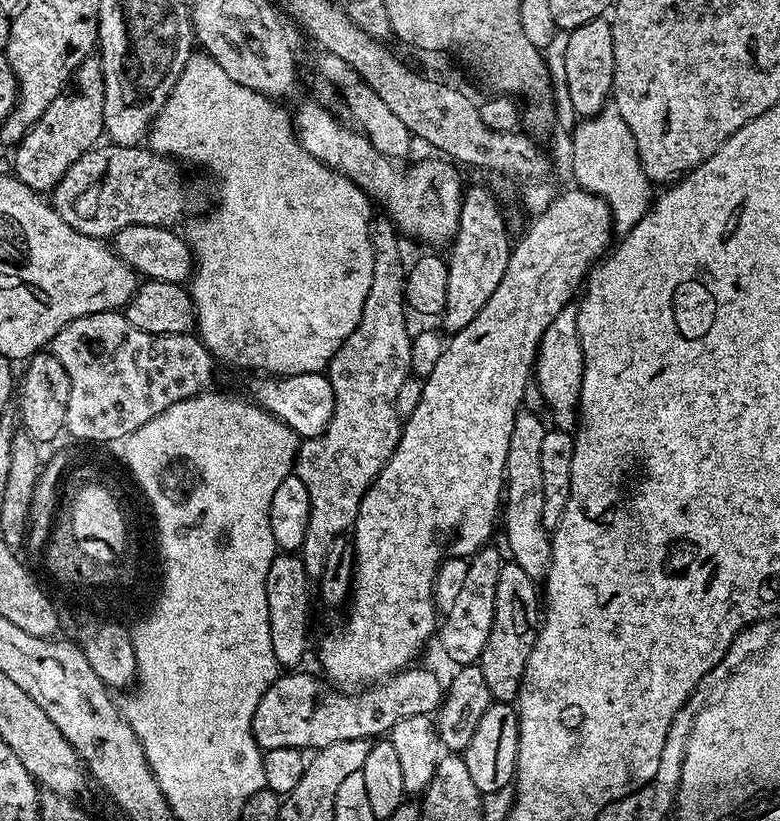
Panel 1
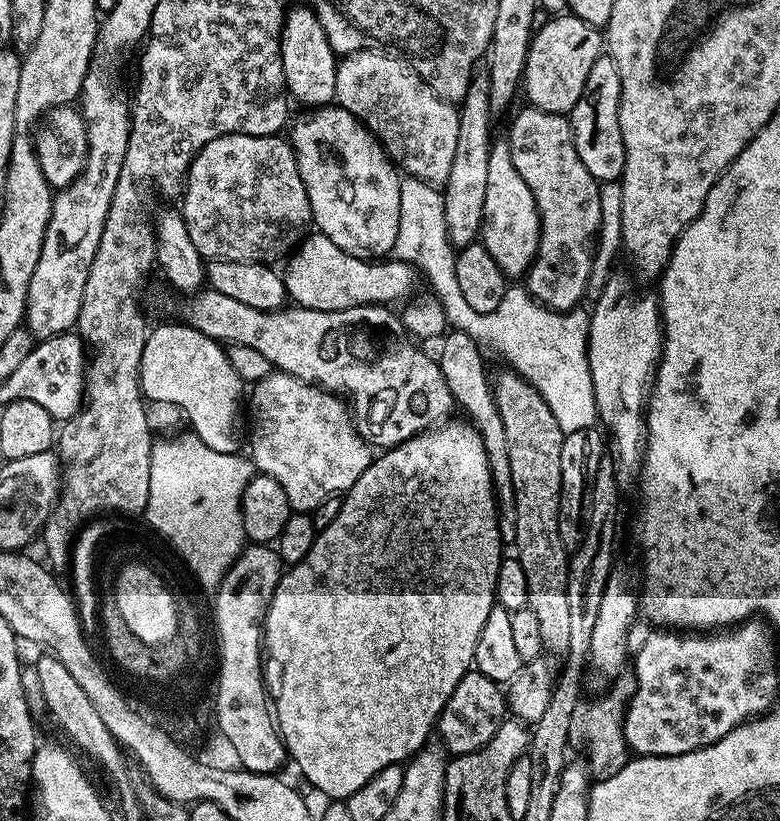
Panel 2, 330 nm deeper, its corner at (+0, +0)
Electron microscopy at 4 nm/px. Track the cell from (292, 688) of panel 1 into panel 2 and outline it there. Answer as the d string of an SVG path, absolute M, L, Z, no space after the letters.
M470 670L464 675L462 682L454 686L454 694L450 694L439 720L436 721L435 731L438 733L439 743L453 757L465 756L490 742L490 738L494 738L494 734L498 734L498 730L504 725L505 719L506 696L501 685L486 678L486 674Z

